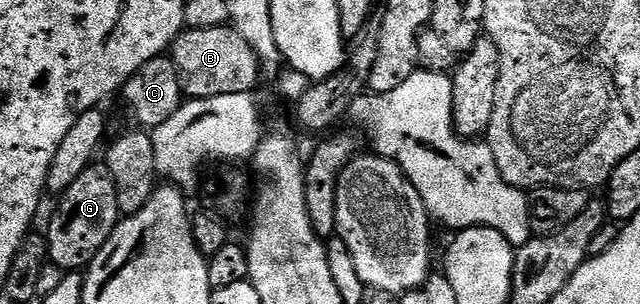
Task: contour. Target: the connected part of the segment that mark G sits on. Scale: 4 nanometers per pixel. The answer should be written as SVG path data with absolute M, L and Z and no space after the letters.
M92 165L72 181L67 191L57 200L58 208L50 219L50 228L44 231L49 262L55 263L66 273L78 273L90 266L100 253L104 241L120 222L116 201L116 185L112 173L104 165Z

